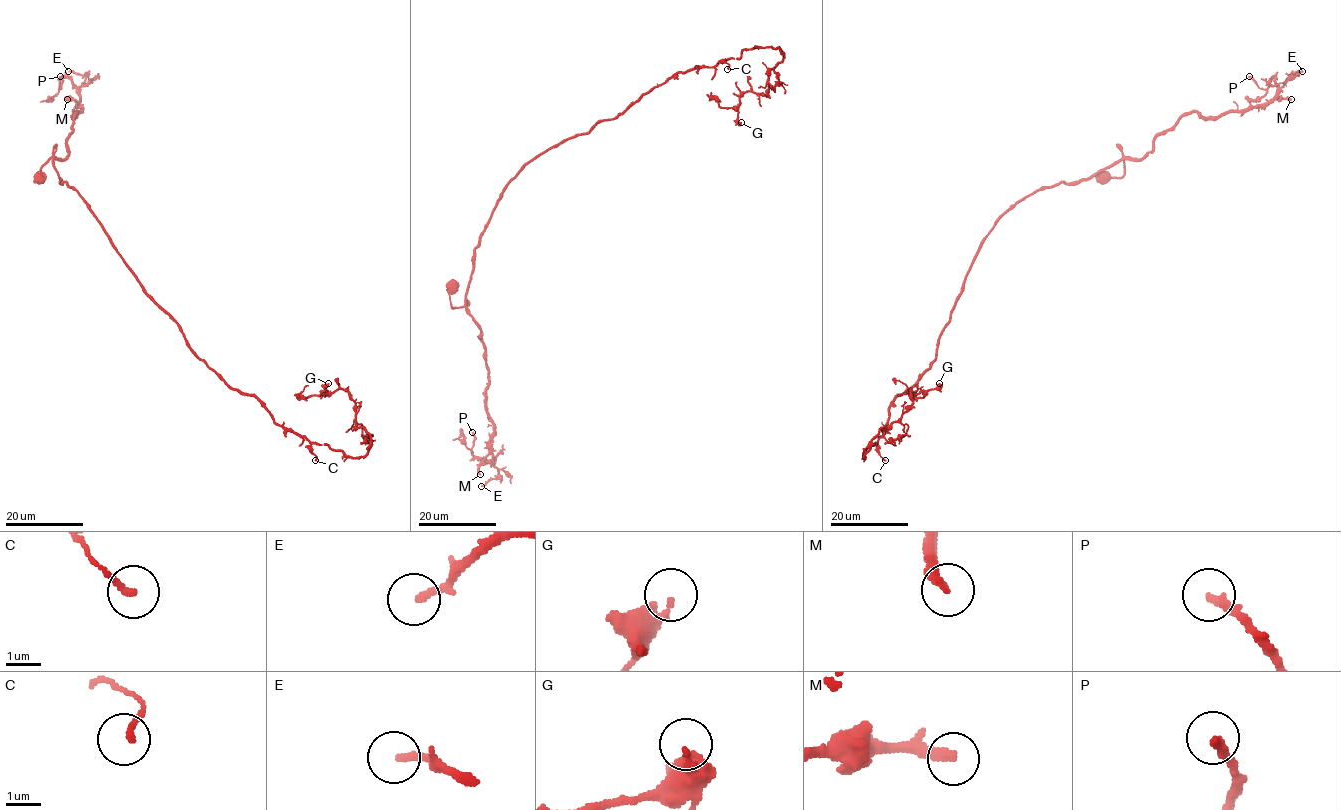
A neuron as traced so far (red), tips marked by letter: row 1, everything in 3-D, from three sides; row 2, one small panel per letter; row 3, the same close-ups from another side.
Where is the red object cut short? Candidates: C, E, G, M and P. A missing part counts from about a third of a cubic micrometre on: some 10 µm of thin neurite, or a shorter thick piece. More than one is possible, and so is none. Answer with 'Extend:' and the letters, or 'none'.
Extend: M

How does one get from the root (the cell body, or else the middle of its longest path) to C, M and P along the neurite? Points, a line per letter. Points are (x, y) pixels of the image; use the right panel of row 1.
C: (1103, 179), (1123, 176), (1123, 158), (1032, 192), (997, 221), (935, 360), (889, 408), (877, 441), (885, 460)
M: (1103, 179), (1121, 178), (1123, 158), (1141, 159), (1153, 140), (1184, 115), (1220, 117), (1273, 99), (1291, 99)
P: (1103, 179), (1121, 178), (1123, 158), (1141, 159), (1184, 115), (1266, 105), (1275, 79), (1262, 89), (1249, 76)

